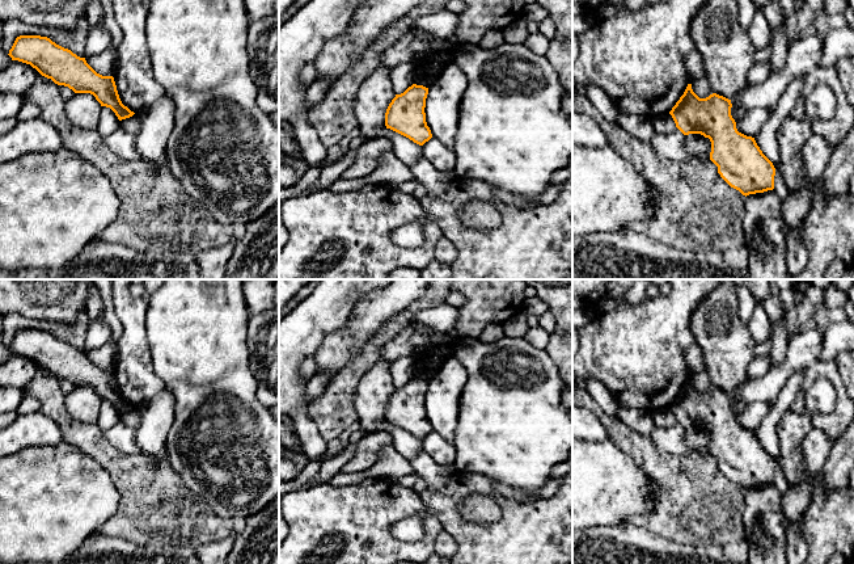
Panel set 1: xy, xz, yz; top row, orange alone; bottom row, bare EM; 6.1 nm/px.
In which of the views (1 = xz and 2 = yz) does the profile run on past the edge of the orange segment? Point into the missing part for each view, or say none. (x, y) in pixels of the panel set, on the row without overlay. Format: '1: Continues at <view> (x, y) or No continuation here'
1: No continuation here
2: No continuation here

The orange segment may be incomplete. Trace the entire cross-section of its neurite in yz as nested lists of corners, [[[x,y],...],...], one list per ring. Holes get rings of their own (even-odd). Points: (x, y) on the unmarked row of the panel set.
[[[688,378],[684,388],[672,401],[676,421],[684,428],[701,428],[711,435],[710,454],[718,460],[720,471],[743,489],[764,487],[774,483],[775,462],[762,447],[754,432],[737,425],[736,416],[731,409],[731,393],[716,387],[699,392]]]

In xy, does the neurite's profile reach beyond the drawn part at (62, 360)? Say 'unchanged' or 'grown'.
unchanged

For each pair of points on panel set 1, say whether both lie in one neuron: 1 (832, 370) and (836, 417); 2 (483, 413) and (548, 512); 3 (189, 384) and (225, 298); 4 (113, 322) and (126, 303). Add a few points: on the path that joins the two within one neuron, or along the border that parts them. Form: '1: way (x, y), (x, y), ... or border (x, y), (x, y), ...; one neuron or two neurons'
1: way (836, 382), (840, 388), (840, 405); one neuron
2: border (535, 496), (532, 499); two neurons
3: way (199, 363), (199, 324), (204, 319); one neuron
4: border (110, 293), (114, 312), (122, 327), (117, 342); two neurons

